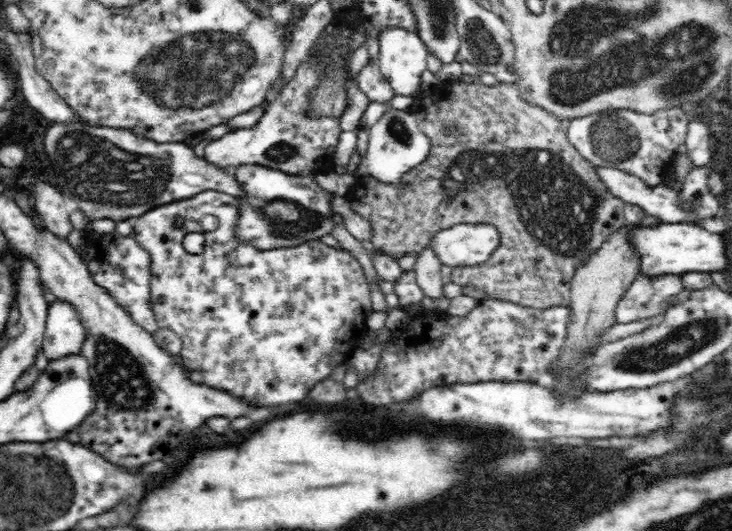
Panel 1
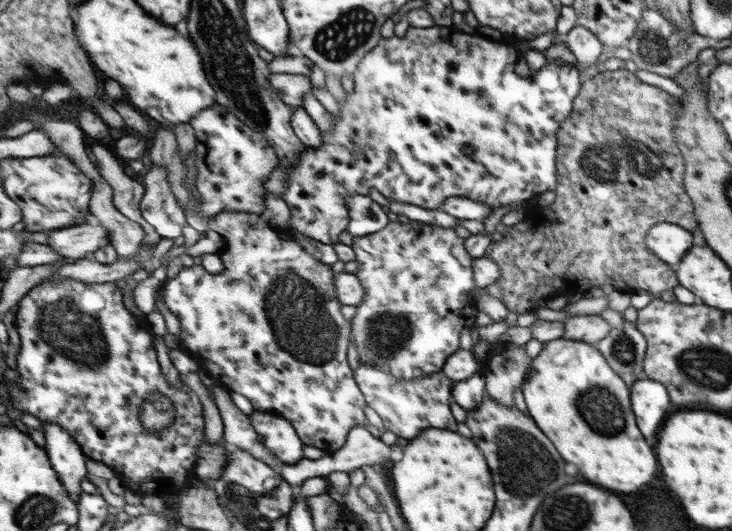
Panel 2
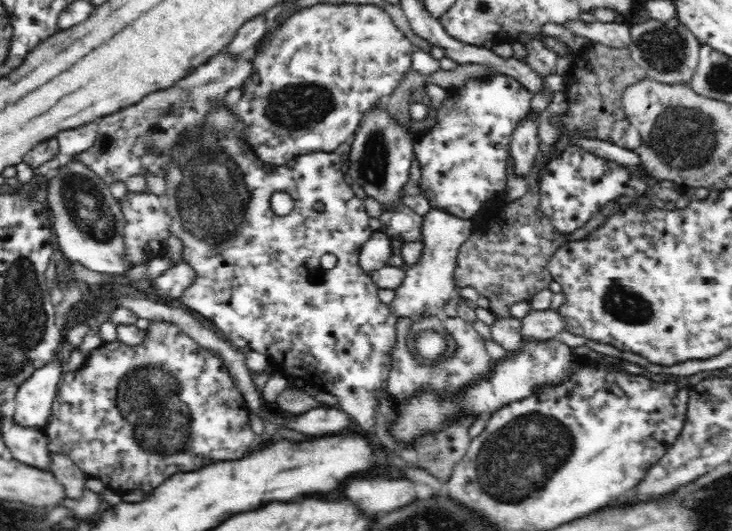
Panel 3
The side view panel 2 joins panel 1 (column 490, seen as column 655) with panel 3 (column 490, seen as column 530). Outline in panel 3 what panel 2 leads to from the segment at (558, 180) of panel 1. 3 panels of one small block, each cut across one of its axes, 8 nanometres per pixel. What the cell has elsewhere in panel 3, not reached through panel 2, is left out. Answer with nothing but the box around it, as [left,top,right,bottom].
[454,165,629,319]

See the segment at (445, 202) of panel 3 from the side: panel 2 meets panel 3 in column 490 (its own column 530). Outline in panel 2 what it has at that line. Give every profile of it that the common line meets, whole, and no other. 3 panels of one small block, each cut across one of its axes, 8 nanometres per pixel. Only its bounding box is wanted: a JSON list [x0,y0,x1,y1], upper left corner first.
[280,25,580,245]

